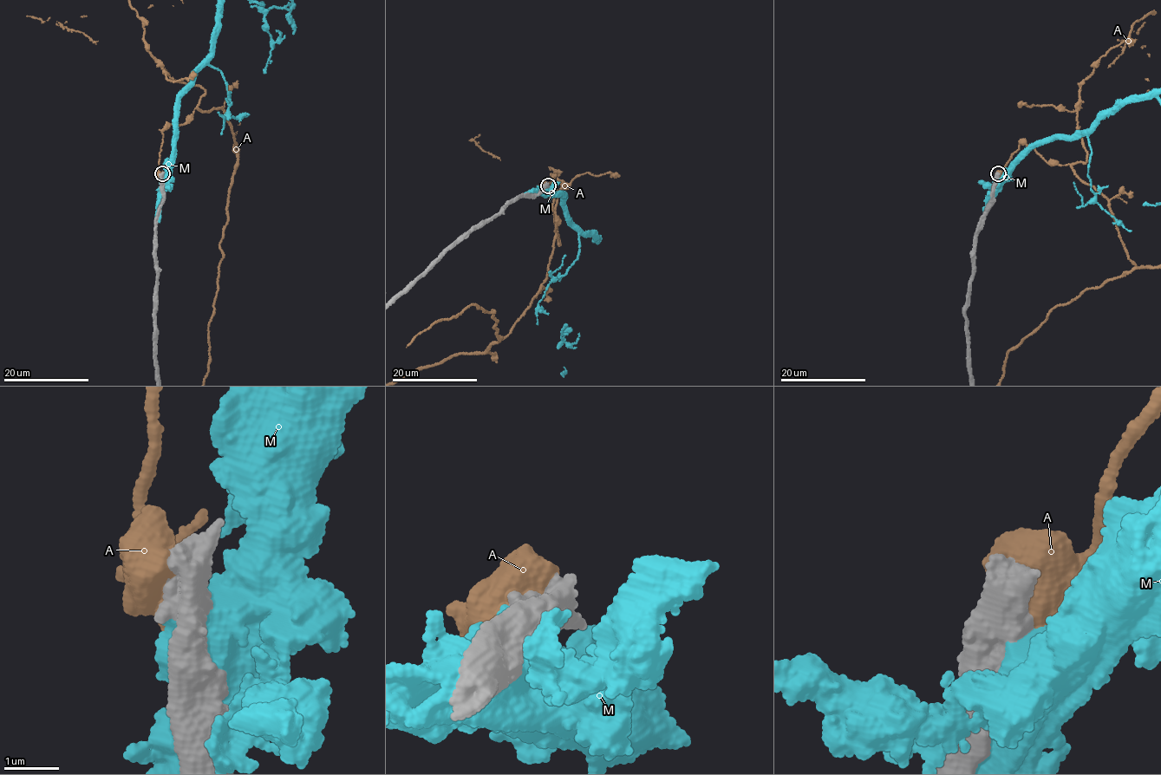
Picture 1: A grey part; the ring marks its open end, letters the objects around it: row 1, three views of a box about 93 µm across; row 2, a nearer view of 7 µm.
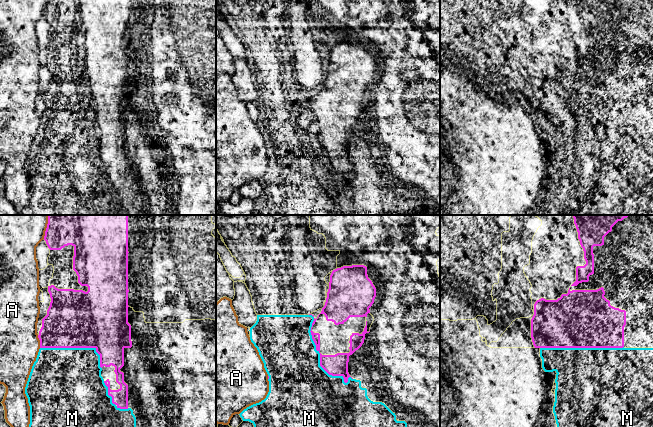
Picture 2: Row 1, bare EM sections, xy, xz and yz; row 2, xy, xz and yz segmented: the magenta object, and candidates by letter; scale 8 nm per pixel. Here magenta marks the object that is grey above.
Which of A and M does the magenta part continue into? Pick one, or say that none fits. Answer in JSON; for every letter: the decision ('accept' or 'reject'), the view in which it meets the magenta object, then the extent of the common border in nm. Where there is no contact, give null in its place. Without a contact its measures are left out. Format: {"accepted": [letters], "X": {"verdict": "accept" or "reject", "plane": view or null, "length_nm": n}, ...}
{"accepted": [], "A": {"verdict": "reject", "plane": "xy", "length_nm": 110}, "M": {"verdict": "reject", "plane": "xz", "length_nm": 650}}

